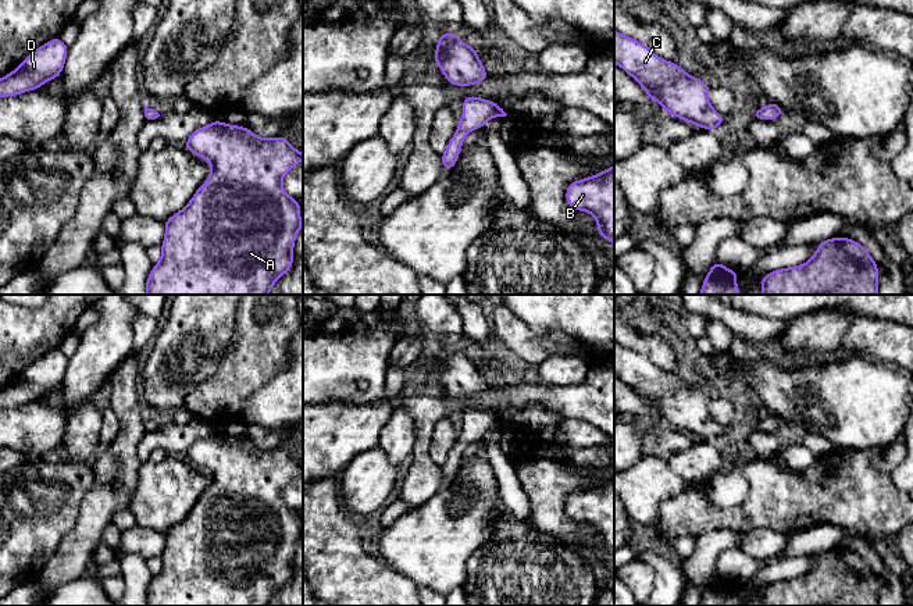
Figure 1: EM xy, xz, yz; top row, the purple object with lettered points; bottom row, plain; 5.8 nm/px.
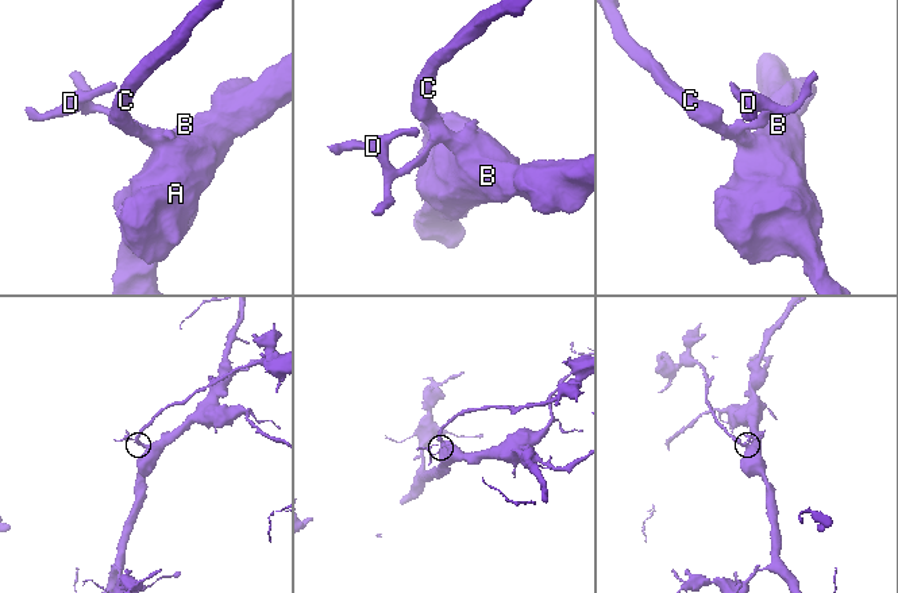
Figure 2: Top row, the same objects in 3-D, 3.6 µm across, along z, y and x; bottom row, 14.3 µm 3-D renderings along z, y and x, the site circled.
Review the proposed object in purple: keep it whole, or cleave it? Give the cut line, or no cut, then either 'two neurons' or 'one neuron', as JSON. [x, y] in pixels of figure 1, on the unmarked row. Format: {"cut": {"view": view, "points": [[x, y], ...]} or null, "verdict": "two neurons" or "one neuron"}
{"cut": null, "verdict": "one neuron"}

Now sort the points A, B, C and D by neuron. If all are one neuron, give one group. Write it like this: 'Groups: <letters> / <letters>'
Groups: A B C D

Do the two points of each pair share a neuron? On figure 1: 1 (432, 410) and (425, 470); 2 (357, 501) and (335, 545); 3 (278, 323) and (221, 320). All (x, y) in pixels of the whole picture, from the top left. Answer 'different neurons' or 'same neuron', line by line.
1: same neuron
2: different neurons
3: different neurons

